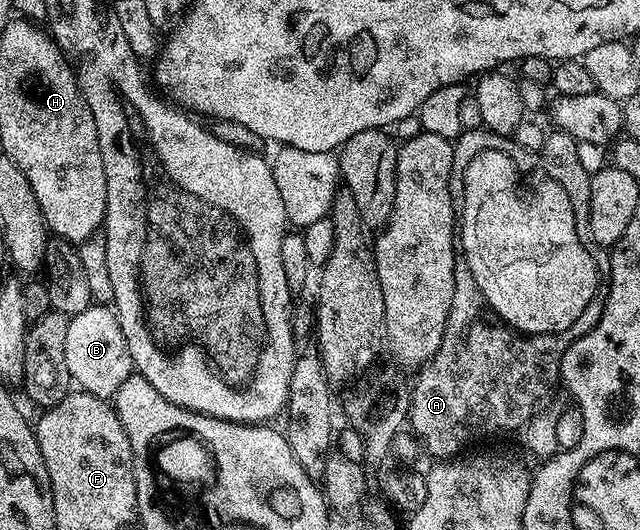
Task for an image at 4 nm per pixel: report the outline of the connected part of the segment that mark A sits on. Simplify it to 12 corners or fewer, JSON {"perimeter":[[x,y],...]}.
{"perimeter":[[464,259],[444,337],[410,388],[432,458],[523,429],[608,284],[568,329],[523,335]]}

